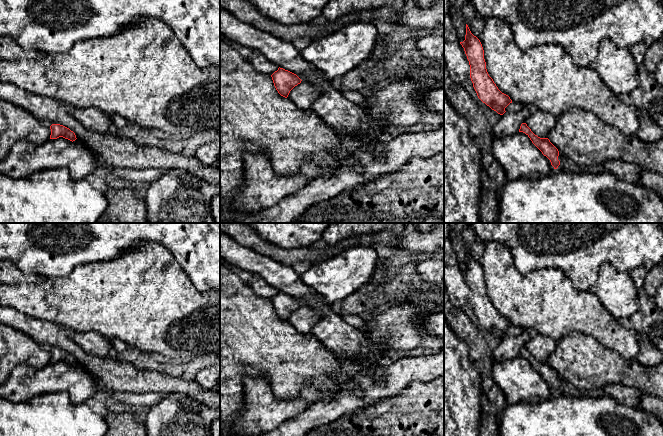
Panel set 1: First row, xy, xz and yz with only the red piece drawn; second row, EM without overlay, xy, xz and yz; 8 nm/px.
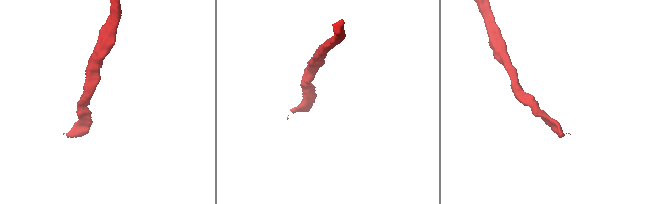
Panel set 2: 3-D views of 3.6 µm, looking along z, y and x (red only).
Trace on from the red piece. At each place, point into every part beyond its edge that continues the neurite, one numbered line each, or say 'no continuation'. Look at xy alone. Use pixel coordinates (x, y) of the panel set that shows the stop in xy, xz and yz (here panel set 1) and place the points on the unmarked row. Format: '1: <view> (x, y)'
no continuation

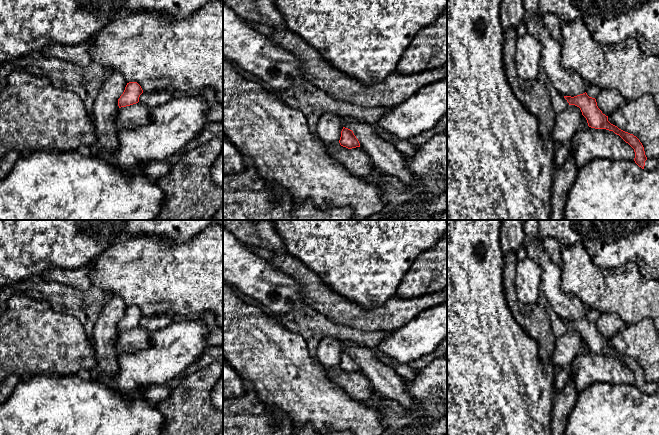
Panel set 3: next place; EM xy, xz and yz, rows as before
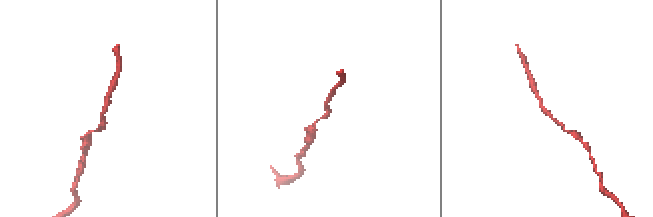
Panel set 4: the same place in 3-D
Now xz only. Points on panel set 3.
no continuation

